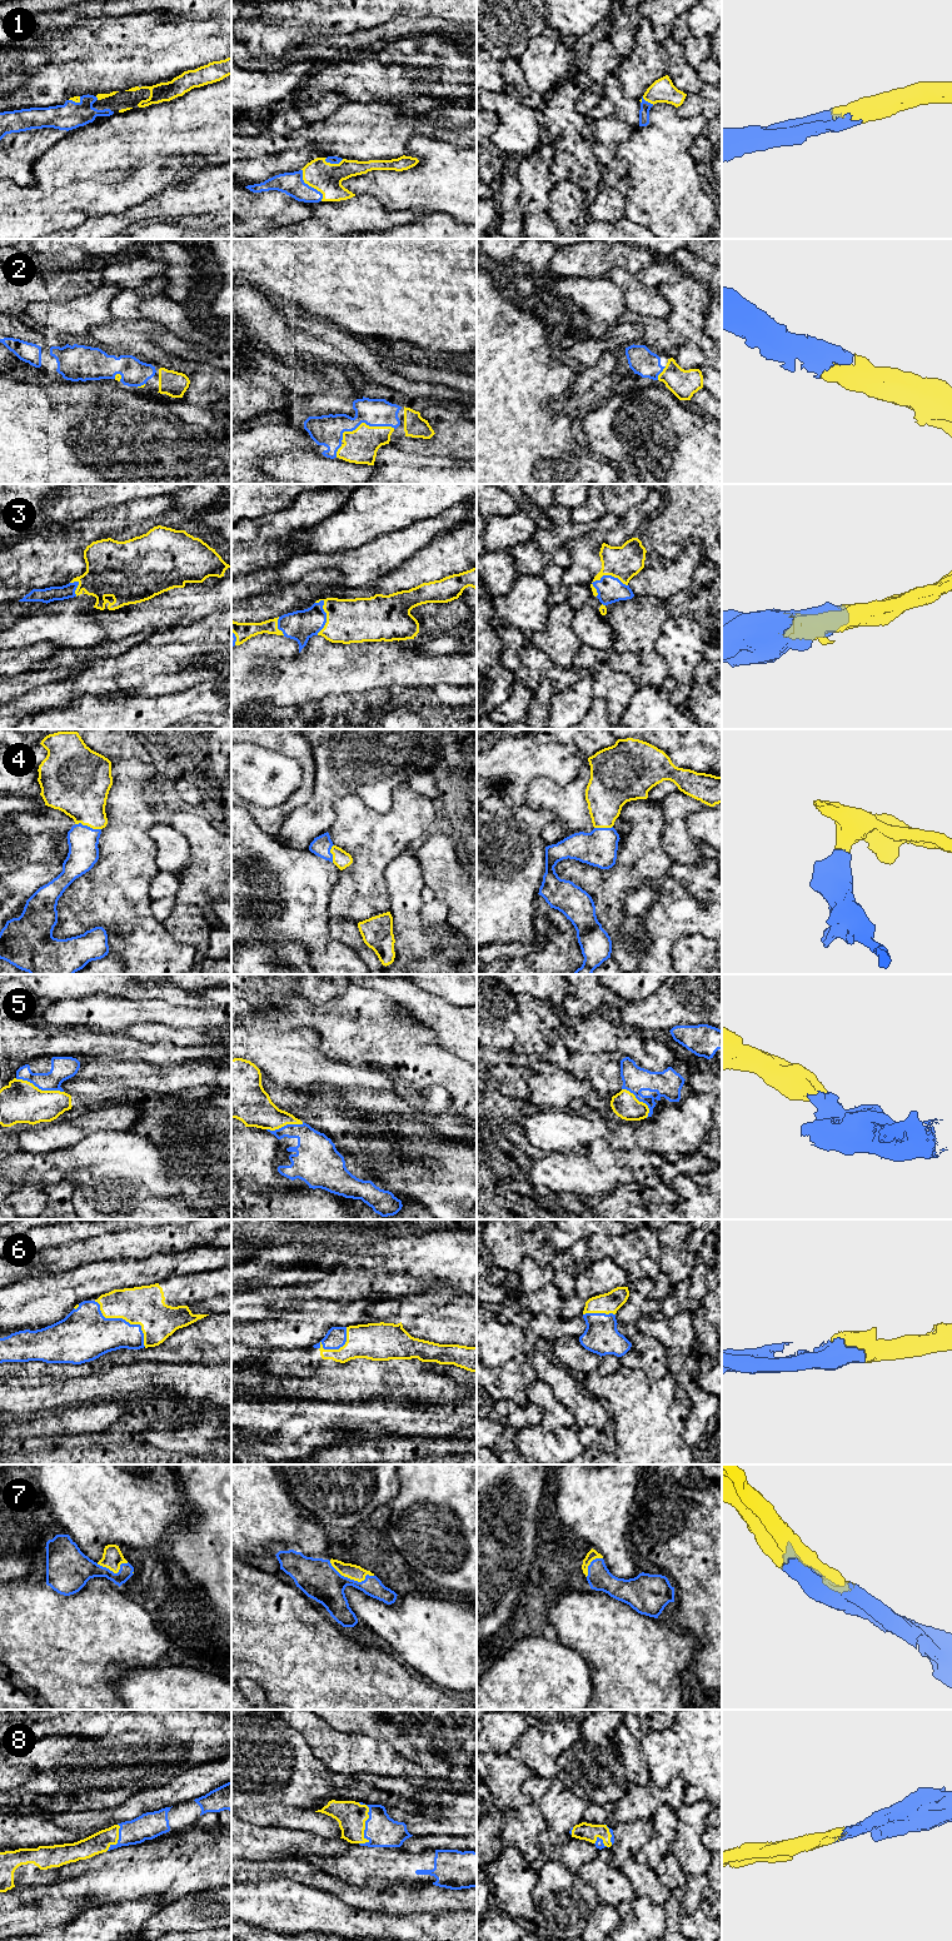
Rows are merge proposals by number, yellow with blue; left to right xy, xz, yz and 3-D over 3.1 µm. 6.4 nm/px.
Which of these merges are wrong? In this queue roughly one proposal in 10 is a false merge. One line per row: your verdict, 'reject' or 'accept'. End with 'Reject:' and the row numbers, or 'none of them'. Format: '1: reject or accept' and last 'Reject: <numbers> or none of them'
1: accept
2: accept
3: accept
4: accept
5: accept
6: accept
7: accept
8: accept
Reject: none of them

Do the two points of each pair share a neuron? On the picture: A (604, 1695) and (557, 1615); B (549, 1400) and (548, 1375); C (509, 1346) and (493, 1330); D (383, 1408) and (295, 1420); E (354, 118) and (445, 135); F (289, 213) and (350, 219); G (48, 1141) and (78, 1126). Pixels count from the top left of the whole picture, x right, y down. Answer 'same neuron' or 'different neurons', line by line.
A: same neuron
B: different neurons
C: same neuron
D: same neuron
E: same neuron
F: different neurons
G: same neuron

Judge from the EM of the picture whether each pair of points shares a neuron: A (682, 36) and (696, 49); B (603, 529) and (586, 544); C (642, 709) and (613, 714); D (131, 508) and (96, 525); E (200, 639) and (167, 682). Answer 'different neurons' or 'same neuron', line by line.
A: same neuron
B: same neuron
C: different neurons
D: same neuron
E: same neuron

